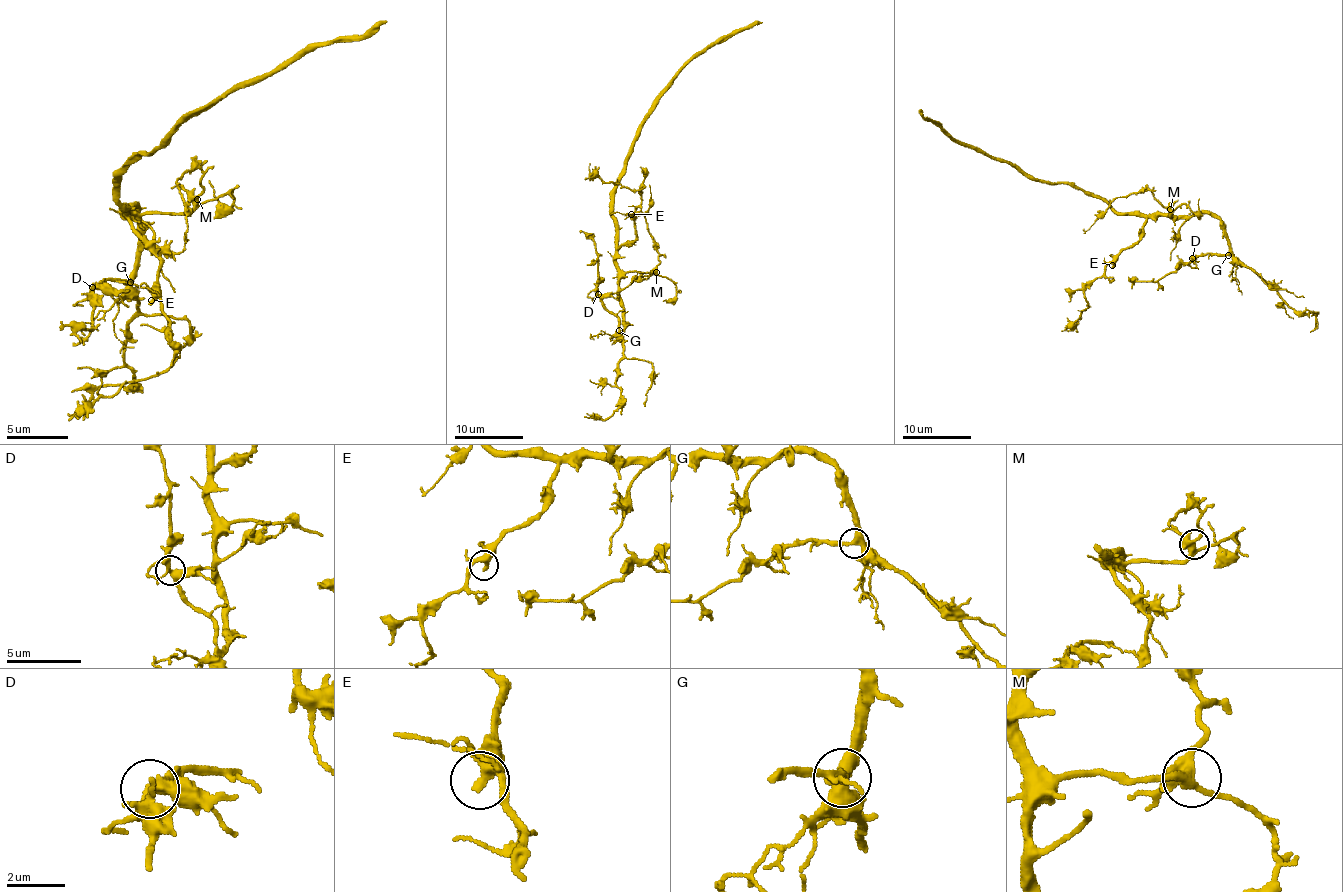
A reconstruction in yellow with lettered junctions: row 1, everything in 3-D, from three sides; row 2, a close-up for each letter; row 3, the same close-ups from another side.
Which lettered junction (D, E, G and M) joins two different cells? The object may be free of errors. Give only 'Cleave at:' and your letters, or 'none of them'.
Cleave at: none of them

